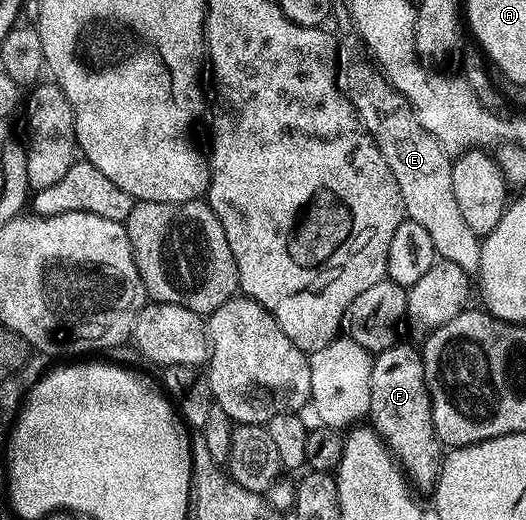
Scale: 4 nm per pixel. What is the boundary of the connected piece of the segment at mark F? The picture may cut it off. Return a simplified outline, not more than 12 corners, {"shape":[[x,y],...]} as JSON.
{"shape":[[420,348],[374,356],[368,420],[414,490],[443,446]]}

